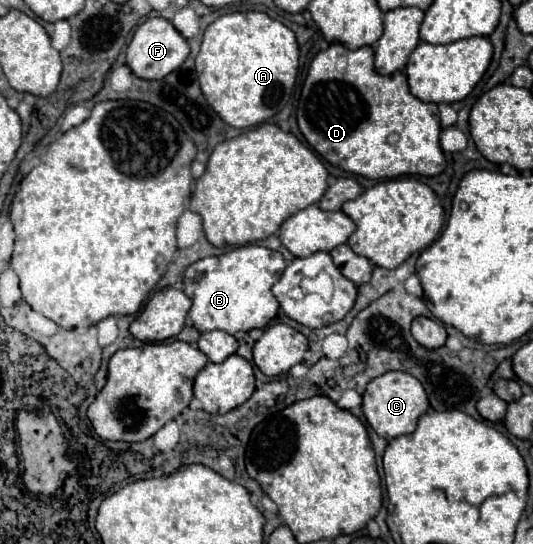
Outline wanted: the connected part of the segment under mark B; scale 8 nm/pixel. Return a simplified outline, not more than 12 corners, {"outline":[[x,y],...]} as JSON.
{"outline":[[244,245],[192,263],[188,313],[202,333],[264,329],[284,257]]}

